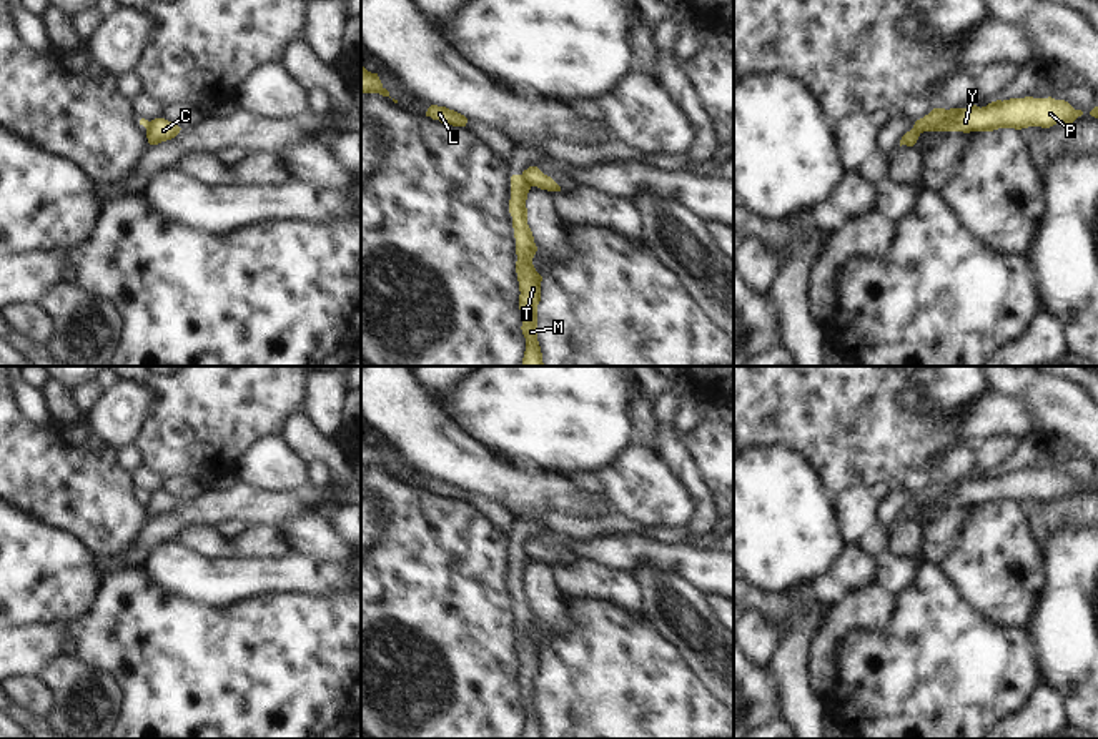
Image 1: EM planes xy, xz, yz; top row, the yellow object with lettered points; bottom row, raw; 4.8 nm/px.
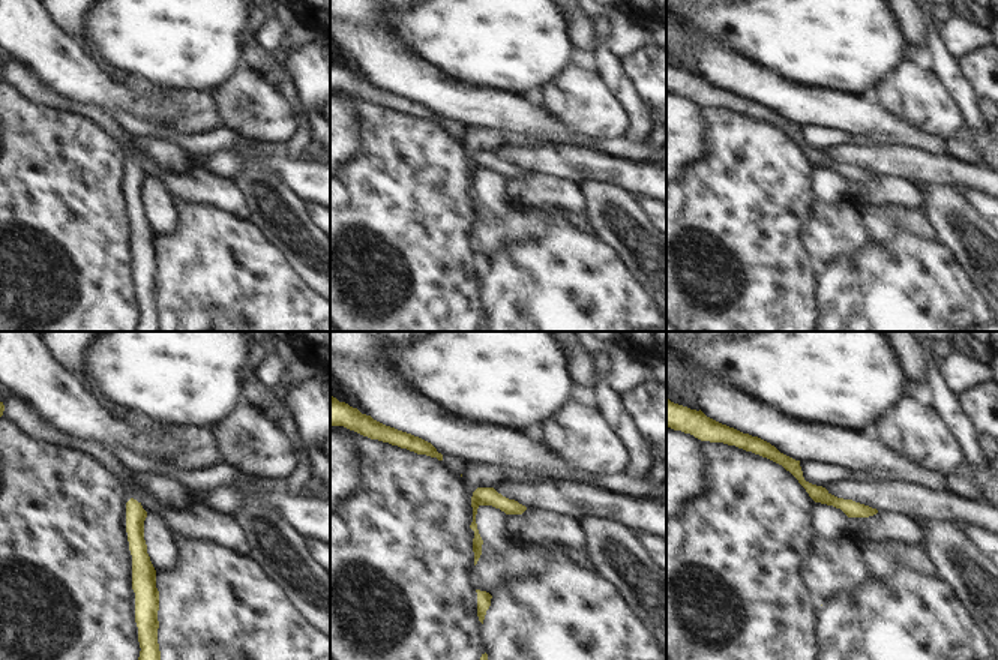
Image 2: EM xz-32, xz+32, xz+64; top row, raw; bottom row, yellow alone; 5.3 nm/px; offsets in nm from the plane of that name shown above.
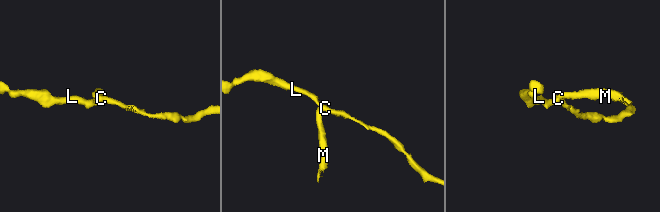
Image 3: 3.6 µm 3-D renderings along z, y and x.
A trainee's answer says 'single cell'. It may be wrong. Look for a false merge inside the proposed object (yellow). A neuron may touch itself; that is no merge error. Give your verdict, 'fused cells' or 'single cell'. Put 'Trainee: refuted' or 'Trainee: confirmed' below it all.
fused cells
Trainee: refuted

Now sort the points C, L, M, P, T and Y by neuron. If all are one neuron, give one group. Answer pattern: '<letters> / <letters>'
C L / M P T Y

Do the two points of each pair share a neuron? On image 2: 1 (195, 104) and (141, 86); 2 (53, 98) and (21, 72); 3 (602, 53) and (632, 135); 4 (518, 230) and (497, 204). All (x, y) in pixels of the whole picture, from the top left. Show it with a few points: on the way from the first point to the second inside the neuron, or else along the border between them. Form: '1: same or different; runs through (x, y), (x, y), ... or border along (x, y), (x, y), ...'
1: same; runs through (182, 99), (167, 98), (155, 92)
2: same; runs through (45, 95), (29, 80)
3: same; runs through (614, 74), (632, 101), (635, 114)
4: different; border along (483, 206), (497, 218), (505, 218), (515, 206)

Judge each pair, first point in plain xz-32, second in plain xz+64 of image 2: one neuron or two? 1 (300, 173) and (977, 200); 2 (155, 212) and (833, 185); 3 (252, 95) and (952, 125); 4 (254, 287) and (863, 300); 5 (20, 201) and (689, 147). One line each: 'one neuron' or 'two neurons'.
1: two neurons
2: one neuron
3: one neuron
4: one neuron
5: two neurons

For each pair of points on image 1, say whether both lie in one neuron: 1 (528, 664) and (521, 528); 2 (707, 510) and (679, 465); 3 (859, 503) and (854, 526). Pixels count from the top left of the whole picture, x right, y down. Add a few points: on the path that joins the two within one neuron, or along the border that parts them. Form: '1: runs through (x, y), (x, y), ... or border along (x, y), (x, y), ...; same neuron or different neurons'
1: runs through (524, 631), (518, 561); same neuron
2: runs through (702, 498), (691, 476); same neuron
3: runs through (855, 508), (854, 521); same neuron

